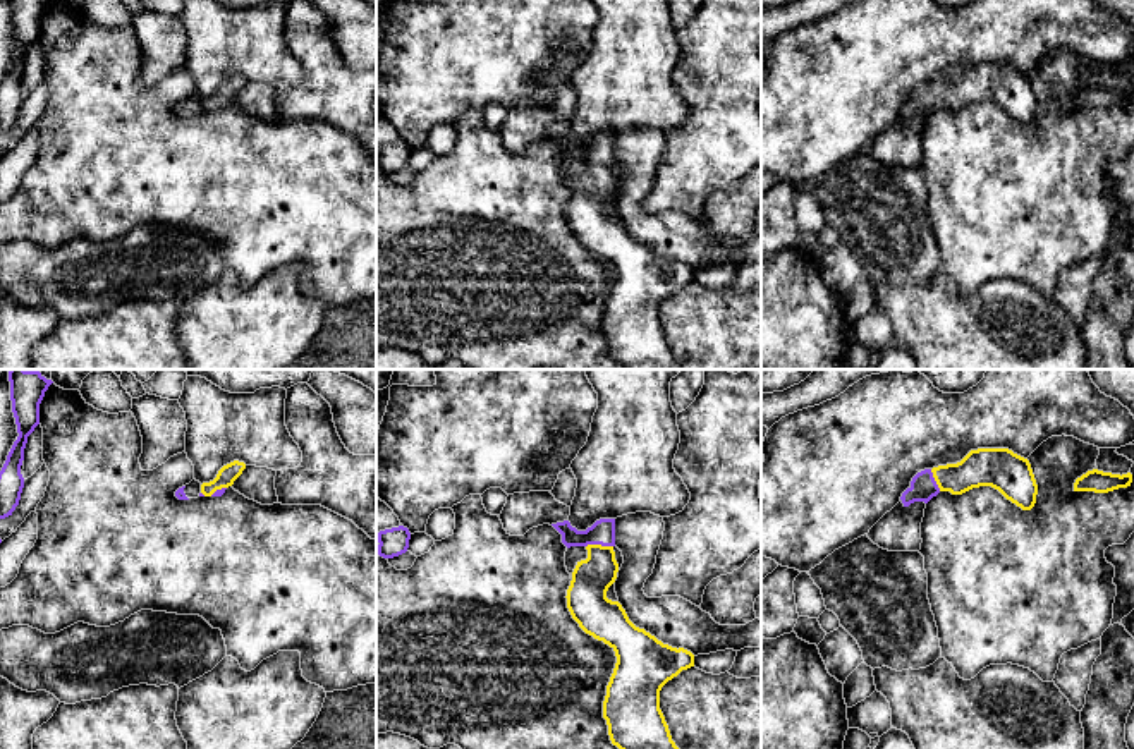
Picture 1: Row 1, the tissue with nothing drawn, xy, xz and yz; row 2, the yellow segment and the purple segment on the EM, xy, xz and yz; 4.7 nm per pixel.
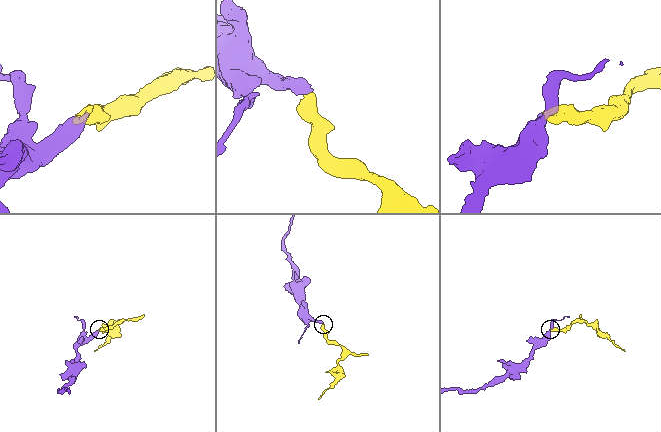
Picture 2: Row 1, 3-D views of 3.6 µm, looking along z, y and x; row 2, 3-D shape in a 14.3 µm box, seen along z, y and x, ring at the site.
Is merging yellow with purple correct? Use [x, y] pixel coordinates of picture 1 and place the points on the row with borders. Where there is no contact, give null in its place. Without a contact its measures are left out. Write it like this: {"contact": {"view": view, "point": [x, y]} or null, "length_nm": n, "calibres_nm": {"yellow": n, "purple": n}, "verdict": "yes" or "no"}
{"contact": {"view": "xz", "point": [598, 545]}, "length_nm": 130, "calibres_nm": {"yellow": 190, "purple": 110}, "verdict": "yes"}

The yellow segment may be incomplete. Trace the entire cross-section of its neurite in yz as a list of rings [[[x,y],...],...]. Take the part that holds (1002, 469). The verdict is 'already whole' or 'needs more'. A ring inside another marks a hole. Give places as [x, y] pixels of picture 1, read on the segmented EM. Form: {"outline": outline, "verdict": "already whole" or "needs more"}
{"outline": [[[978,448],[957,464],[924,469],[912,478],[900,500],[909,507],[914,502],[928,503],[940,491],[962,495],[979,486],[998,490],[1022,510],[1036,503],[1038,484],[1031,464],[1009,448]]], "verdict": "needs more"}

